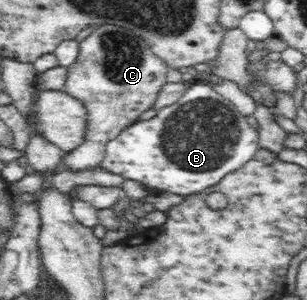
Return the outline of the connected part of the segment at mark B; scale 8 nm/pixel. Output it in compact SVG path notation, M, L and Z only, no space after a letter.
M196 80L191 83L189 87L187 87L183 96L181 96L175 104L170 104L169 106L165 106L165 108L161 108L161 110L158 110L156 116L153 116L153 118L135 121L133 124L130 124L127 128L125 128L124 131L121 131L117 135L117 138L110 140L106 144L105 154L102 158L100 166L113 174L121 175L125 179L137 180L137 182L141 182L141 184L145 185L147 188L153 188L159 192L171 192L175 195L183 197L191 196L191 194L195 196L204 195L225 175L243 167L248 160L251 160L256 155L257 149L259 148L259 133L257 130L248 125L244 118L245 117L240 112L237 112L235 104L233 104L231 100L227 100L227 98L221 96L218 92L215 92L215 90L211 88L211 84L207 84L205 81Z

